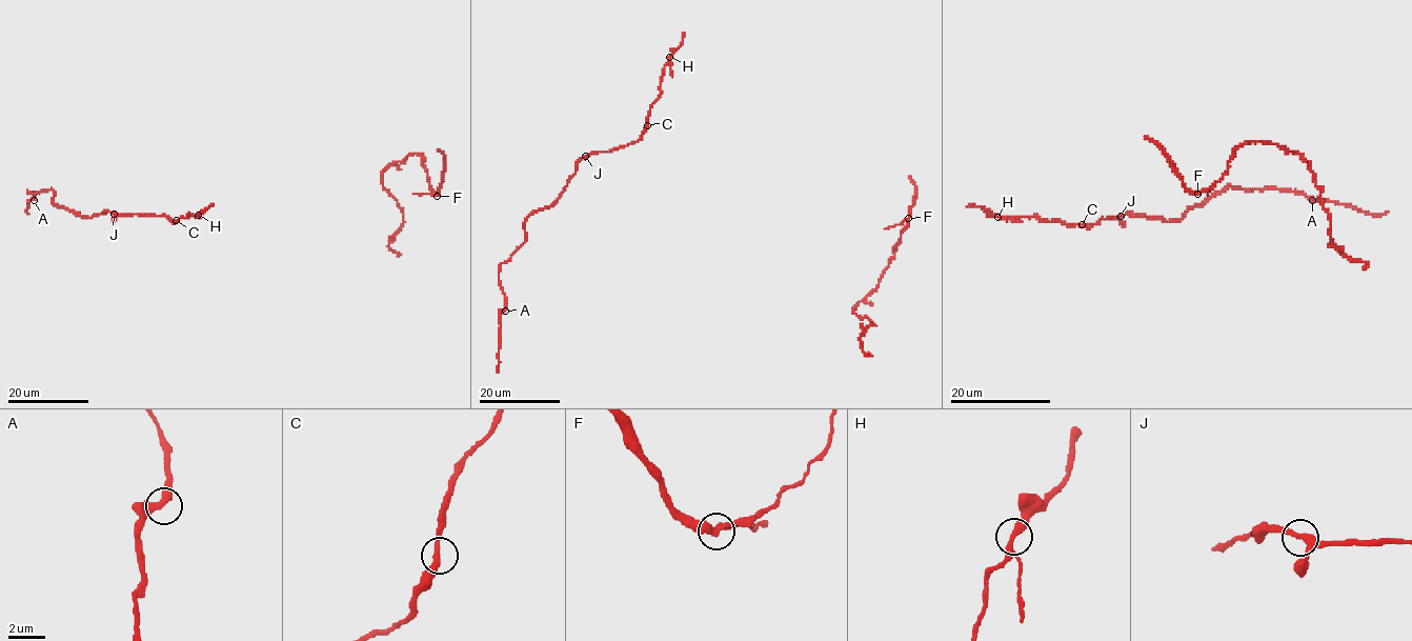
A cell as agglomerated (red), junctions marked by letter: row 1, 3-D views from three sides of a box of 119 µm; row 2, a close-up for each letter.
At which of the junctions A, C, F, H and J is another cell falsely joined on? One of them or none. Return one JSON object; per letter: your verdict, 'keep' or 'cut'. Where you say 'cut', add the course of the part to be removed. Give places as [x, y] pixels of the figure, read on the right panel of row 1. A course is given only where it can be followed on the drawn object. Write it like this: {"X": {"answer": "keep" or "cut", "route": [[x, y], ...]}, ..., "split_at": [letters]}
{"A": {"answer": "keep"}, "C": {"answer": "keep"}, "F": {"answer": "cut", "route": [[1196, 194], [1215, 183], [1234, 151], [1246, 143], [1297, 152], [1320, 189], [1330, 236], [1340, 253], [1368, 267]]}, "H": {"answer": "keep"}, "J": {"answer": "keep"}, "split_at": ["F"]}

